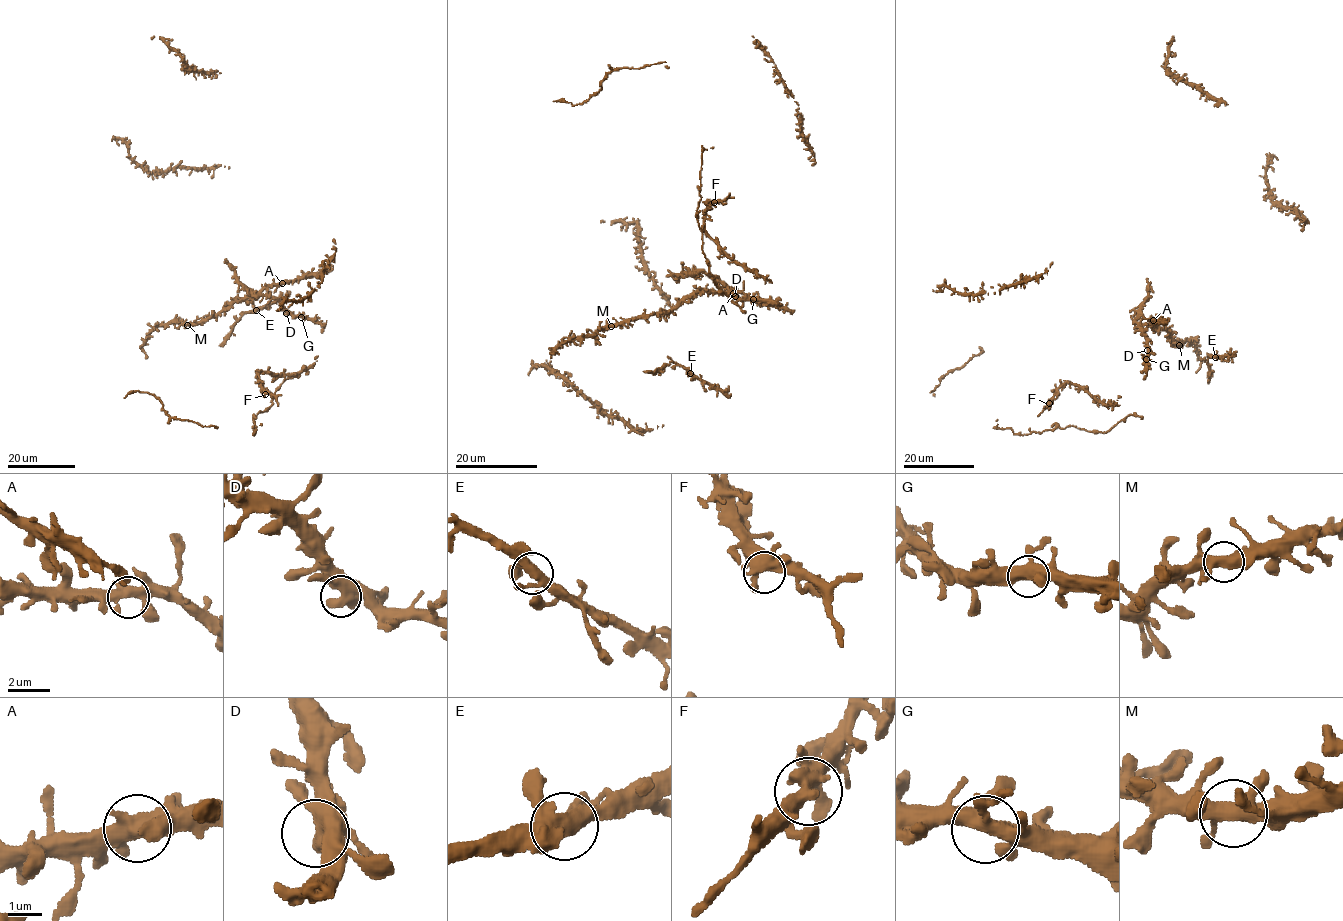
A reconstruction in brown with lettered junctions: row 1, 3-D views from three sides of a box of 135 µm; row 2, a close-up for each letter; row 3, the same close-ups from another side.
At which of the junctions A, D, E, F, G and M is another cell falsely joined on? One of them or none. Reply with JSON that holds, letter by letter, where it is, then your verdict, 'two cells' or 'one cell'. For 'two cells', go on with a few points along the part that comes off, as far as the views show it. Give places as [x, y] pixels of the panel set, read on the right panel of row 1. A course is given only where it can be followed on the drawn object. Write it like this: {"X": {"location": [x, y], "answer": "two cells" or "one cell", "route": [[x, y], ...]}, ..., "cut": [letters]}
{"A": {"location": [1153, 320], "answer": "one cell"}, "D": {"location": [1147, 350], "answer": "one cell"}, "E": {"location": [1215, 357], "answer": "one cell"}, "F": {"location": [1049, 403], "answer": "one cell"}, "G": {"location": [1146, 359], "answer": "one cell"}, "M": {"location": [1179, 345], "answer": "one cell"}, "cut": []}

